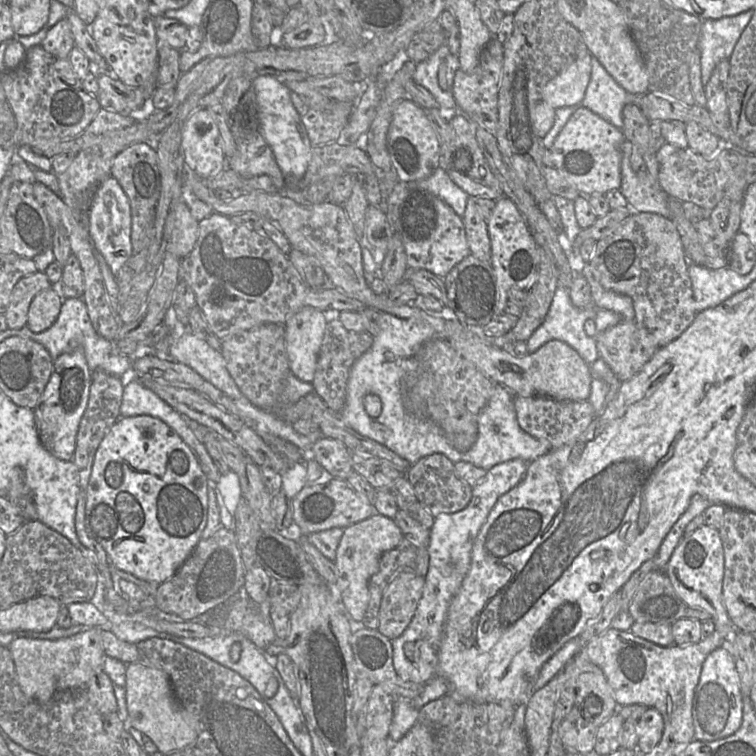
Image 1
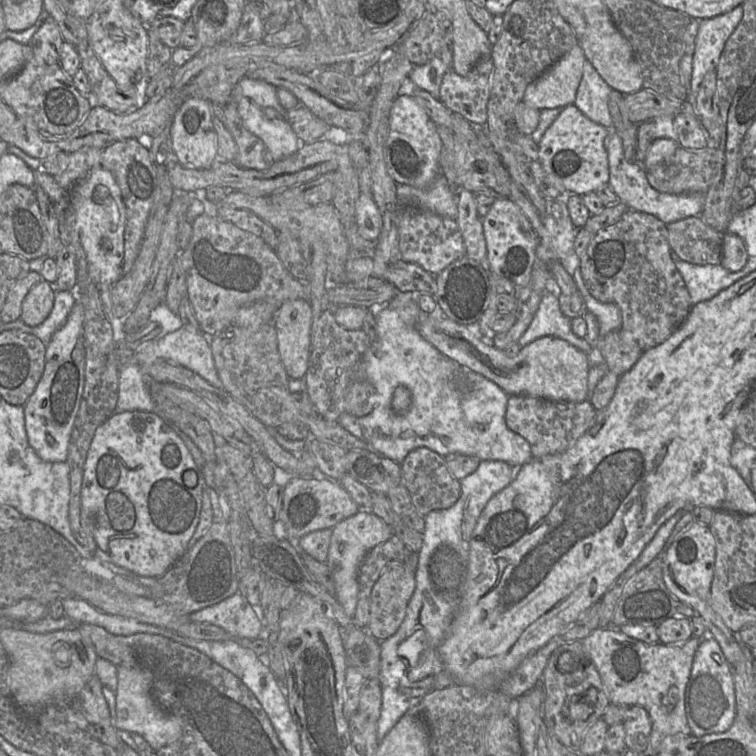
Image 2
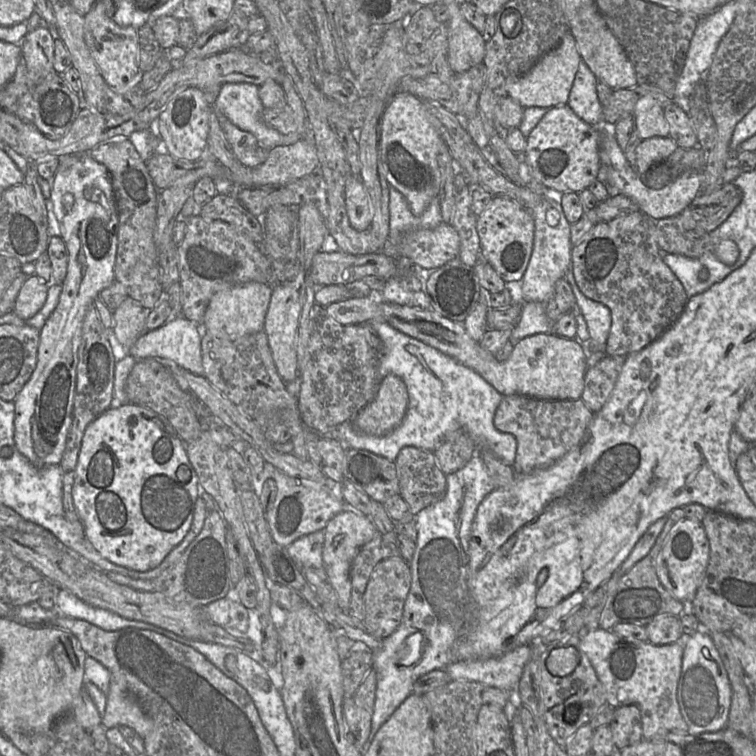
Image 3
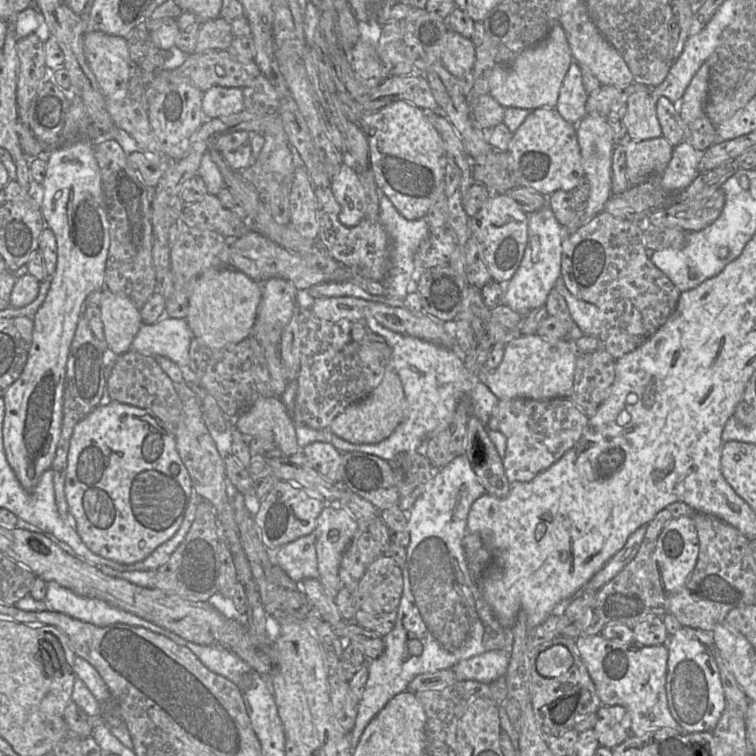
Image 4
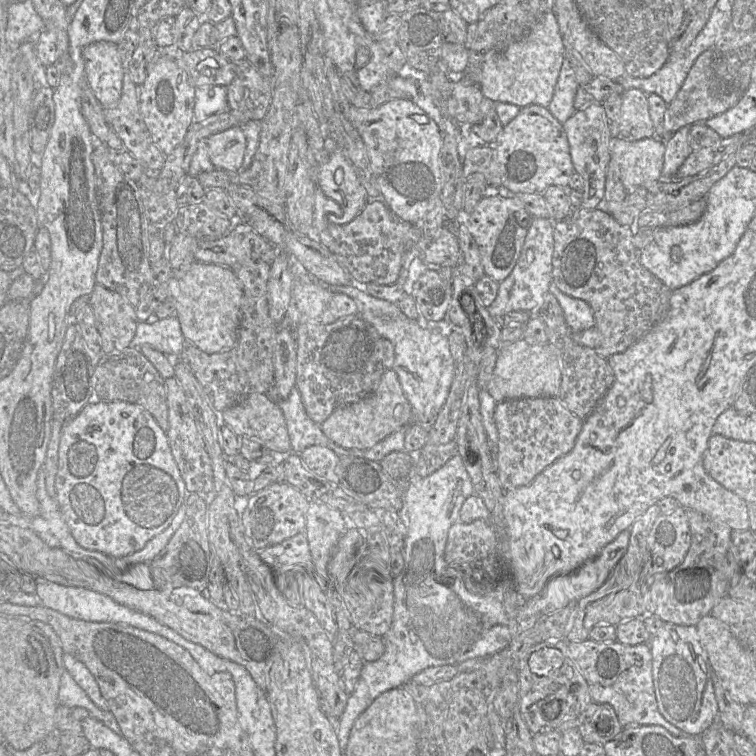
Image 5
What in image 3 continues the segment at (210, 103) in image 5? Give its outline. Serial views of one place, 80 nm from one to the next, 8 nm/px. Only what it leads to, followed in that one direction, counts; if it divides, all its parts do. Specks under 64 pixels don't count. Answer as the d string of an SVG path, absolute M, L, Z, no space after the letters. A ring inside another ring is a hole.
M244 82L222 84L211 107L216 112L224 114L241 130L253 134L258 140L259 146L266 151L270 151L274 147L284 144L284 135L276 129L266 125L263 121L265 107L259 97L259 86Z

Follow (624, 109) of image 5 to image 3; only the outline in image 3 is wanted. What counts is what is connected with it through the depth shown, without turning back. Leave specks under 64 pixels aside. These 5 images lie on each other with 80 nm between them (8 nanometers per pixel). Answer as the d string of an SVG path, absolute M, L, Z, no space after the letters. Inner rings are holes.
M651 96L637 101L632 117L639 138L669 137L669 124L663 110L664 107Z

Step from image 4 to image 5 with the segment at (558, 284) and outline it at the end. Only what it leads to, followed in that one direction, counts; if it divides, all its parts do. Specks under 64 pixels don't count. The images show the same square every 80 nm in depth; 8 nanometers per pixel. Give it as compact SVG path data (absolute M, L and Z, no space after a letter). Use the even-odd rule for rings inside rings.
M553 283L550 284L548 292L559 302L565 321L573 332L582 332L595 326L594 313L587 302L561 292Z

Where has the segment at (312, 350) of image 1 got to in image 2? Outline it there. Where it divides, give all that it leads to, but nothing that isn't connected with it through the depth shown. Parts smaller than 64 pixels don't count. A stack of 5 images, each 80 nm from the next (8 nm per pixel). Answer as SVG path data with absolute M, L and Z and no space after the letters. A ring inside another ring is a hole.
M306 299L285 301L276 310L273 325L277 331L280 357L289 378L304 379L307 372L313 319L313 310Z

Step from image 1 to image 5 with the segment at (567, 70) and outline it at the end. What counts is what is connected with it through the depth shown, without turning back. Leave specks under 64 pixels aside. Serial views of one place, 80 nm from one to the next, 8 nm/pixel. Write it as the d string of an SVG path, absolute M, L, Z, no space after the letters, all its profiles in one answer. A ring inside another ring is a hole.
M552 12L546 13L525 37L485 58L478 86L483 96L493 102L510 103L520 108L533 104L547 107L554 94L565 52L557 19Z

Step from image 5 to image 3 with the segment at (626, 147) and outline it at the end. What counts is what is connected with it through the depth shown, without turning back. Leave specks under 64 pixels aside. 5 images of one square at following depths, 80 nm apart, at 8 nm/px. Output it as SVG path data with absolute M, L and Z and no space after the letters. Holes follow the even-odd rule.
M670 137L643 139L636 147L635 170L643 176L655 166L663 163L678 146Z

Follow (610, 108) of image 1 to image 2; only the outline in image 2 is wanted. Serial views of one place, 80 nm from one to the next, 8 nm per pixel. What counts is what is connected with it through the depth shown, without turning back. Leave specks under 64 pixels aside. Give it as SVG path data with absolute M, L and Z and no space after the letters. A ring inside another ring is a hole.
M586 61L573 105L590 120L606 128L612 128L614 124L608 105L612 90L593 65Z

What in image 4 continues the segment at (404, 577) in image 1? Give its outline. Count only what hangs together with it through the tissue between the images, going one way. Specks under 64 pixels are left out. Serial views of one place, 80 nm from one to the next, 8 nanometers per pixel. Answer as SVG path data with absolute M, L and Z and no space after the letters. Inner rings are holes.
M387 555L376 558L366 569L355 595L355 618L361 627L386 636L394 628L404 587L403 570Z

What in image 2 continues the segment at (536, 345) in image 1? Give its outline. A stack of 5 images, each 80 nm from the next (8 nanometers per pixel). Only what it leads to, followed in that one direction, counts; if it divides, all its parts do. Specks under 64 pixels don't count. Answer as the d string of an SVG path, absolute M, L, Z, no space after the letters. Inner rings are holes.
M548 291L543 295L531 324L517 343L523 347L540 337L554 336L567 341L588 355L593 350L593 345L585 338L574 334L571 318L562 313L558 296L552 293Z

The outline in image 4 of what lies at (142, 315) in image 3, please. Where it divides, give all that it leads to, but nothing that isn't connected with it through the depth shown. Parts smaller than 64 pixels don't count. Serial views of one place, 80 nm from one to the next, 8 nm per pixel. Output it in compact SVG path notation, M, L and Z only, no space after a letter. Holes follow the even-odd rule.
M102 289L99 304L108 348L117 355L127 353L143 324L140 309L124 295Z

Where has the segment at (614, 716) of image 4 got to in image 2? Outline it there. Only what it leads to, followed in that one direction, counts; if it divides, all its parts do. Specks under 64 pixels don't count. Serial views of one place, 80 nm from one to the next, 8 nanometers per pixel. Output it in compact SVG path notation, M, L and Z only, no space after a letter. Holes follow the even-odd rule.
M629 706L622 725L626 733L626 748L643 755L648 754L652 722L645 708Z

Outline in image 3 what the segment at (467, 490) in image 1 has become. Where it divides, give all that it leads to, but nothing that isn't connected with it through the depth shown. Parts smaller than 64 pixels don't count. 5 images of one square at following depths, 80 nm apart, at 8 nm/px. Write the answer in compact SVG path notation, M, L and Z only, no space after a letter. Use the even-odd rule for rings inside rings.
M413 446L404 447L395 465L399 494L408 504L411 515L416 515L444 497L447 475L438 467L433 452Z

